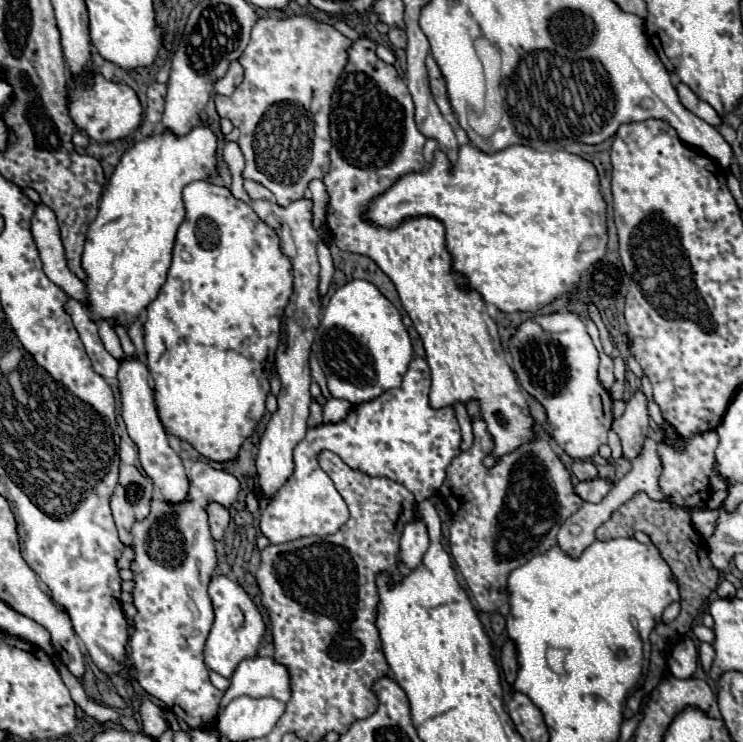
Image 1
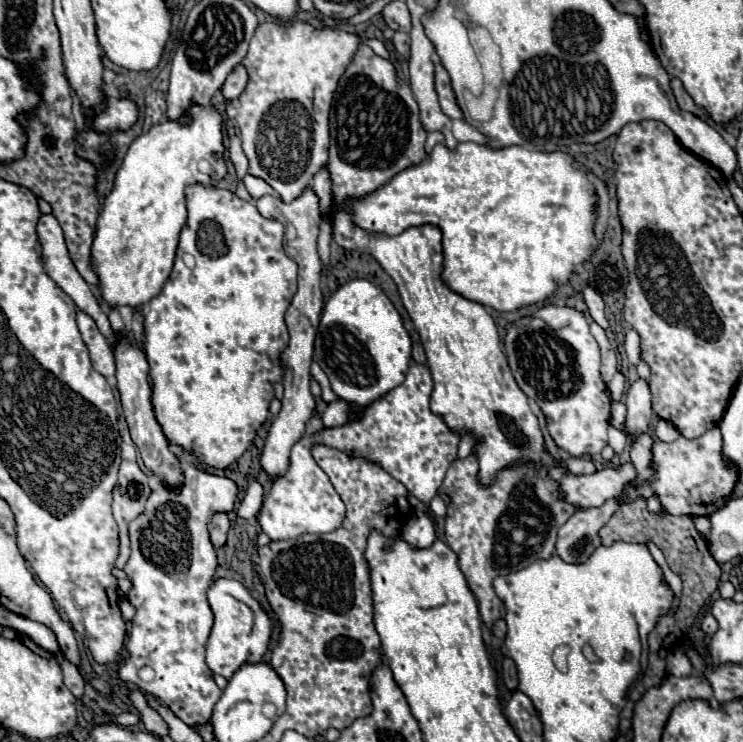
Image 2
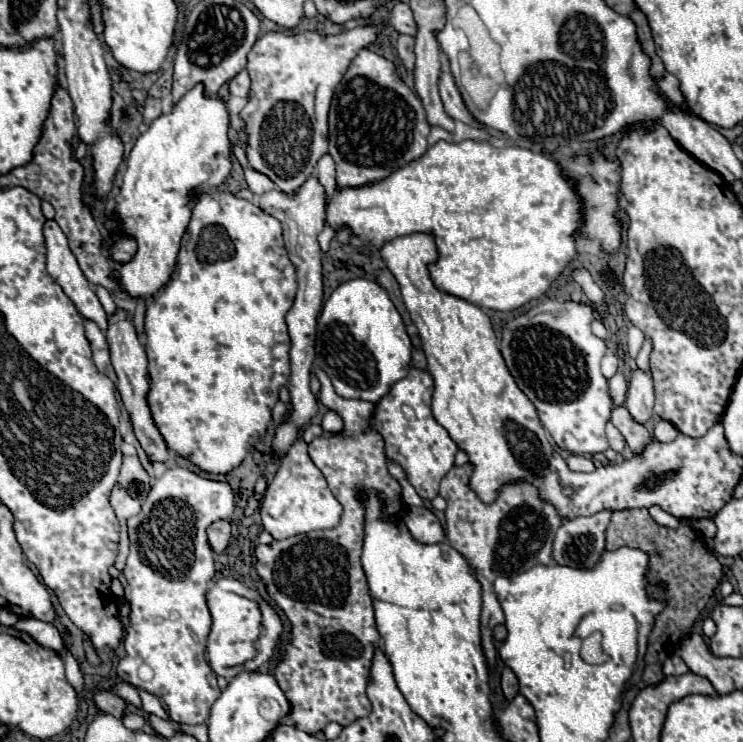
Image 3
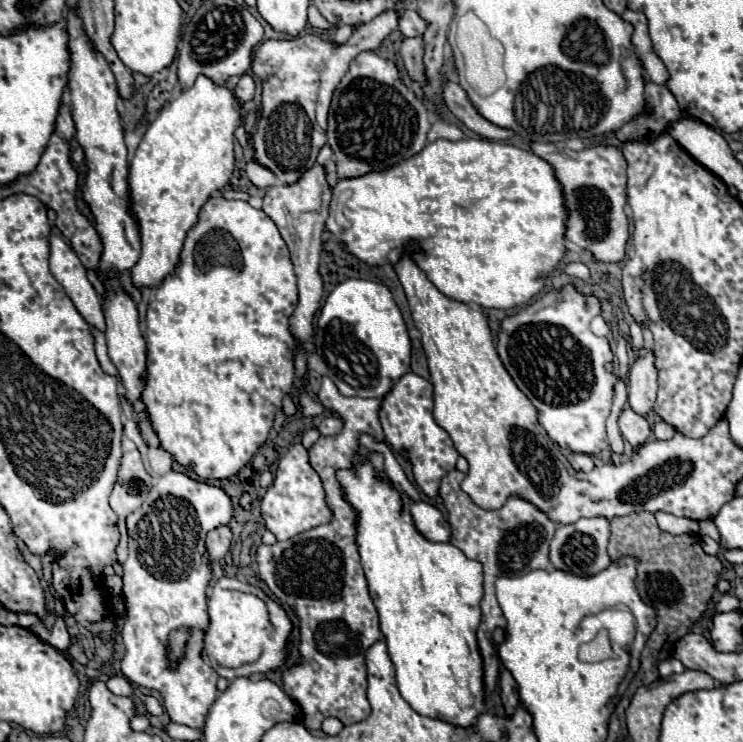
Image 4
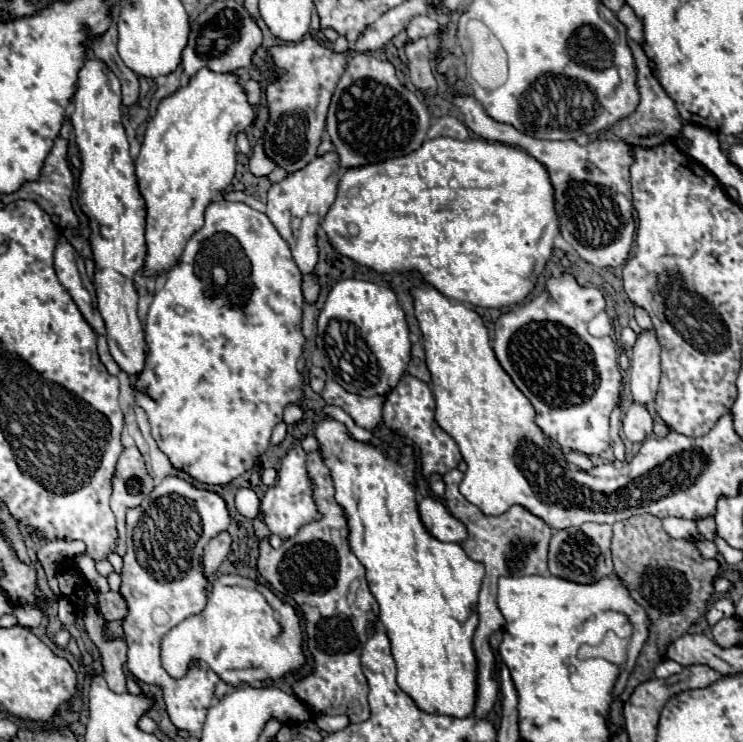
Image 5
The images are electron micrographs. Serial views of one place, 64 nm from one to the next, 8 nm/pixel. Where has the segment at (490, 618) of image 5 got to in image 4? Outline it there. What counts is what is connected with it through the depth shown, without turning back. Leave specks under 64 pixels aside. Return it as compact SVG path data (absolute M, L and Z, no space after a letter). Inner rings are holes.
M452 470L444 476L440 484L440 496L444 500L444 506L448 510L448 522L452 528L450 542L460 548L470 560L478 560L482 564L484 572L484 598L482 598L482 622L478 628L478 646L484 660L484 680L486 690L490 692L496 686L498 680L498 658L494 656L494 646L490 642L490 634L496 628L504 628L506 620L504 614L496 602L496 590L494 582L498 576L518 576L528 574L536 568L550 570L552 564L548 560L548 548L550 540L554 536L556 524L548 518L546 512L538 510L532 502L510 496L506 504L498 510L484 510L472 502L472 498L460 488L460 482L464 480L464 472Z

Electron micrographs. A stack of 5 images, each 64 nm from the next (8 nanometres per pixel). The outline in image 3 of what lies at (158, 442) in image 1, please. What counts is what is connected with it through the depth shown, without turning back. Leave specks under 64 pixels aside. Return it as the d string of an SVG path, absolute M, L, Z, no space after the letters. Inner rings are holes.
M118 310L108 320L110 320L110 326L108 326L106 338L108 338L108 344L110 344L112 366L114 366L116 376L118 376L118 392L120 392L124 408L130 414L130 420L132 420L132 426L134 426L134 434L136 434L136 438L138 438L140 446L144 448L144 452L146 452L150 462L166 462L168 460L168 448L166 448L166 442L164 442L158 426L152 420L152 414L150 414L150 408L148 408L148 402L146 402L146 394L150 390L146 352L144 352L142 344L138 342L136 330L134 330L132 322L128 322L124 310Z

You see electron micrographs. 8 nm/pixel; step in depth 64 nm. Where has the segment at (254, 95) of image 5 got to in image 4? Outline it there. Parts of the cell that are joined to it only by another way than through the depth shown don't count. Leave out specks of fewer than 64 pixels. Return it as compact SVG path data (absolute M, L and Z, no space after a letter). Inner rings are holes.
M242 74L240 82L238 82L236 88L234 88L234 94L236 94L240 100L248 102L248 100L252 100L252 96L254 96L254 88L256 88L254 78L252 78L250 74Z

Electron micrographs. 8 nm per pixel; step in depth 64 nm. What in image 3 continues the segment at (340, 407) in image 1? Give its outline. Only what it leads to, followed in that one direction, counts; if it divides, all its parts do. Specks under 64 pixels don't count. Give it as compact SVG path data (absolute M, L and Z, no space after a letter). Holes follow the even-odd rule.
M328 410L322 418L322 428L324 432L336 432L336 430L342 430L342 418L334 412L334 410Z

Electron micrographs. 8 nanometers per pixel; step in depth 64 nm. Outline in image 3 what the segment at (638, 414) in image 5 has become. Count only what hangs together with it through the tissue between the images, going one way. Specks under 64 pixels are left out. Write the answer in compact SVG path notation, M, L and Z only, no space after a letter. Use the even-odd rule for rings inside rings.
M616 406L612 408L612 424L622 432L622 436L626 438L628 448L632 450L632 454L642 454L642 450L648 446L648 442L652 440L648 430L642 424L636 424L632 420L632 416L628 416L628 410L624 406Z

